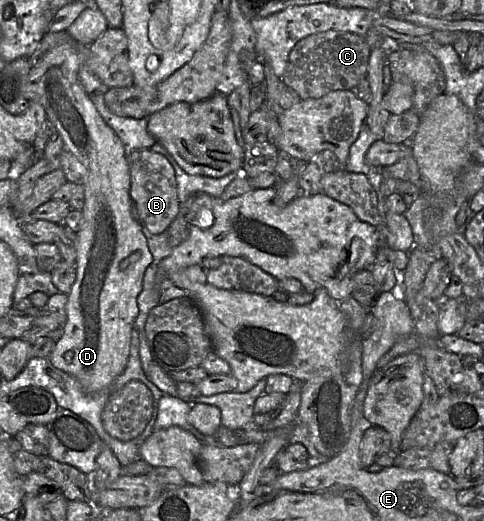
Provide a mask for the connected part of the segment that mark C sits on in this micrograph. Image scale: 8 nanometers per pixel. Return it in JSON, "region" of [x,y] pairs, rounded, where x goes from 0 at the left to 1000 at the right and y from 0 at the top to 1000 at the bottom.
{"region":[[[696,58],[651,63],[618,79],[601,96],[581,155],[605,171],[624,192],[657,190],[686,175],[727,173],[758,150],[764,100],[767,92],[754,73],[740,65]]]}

